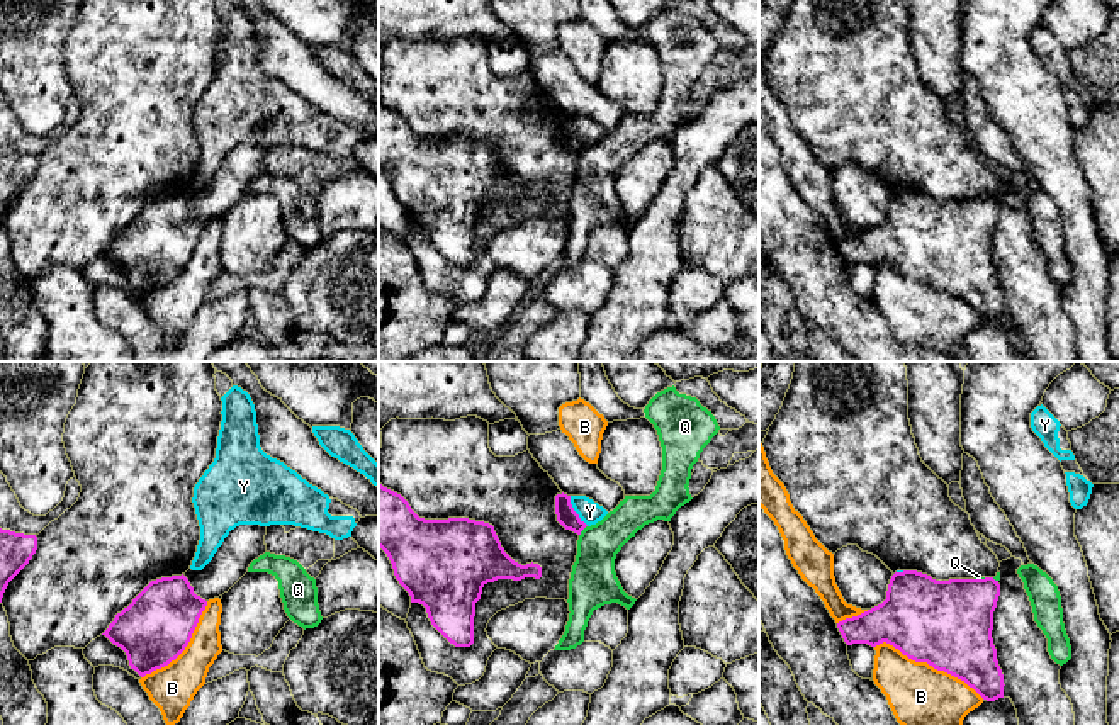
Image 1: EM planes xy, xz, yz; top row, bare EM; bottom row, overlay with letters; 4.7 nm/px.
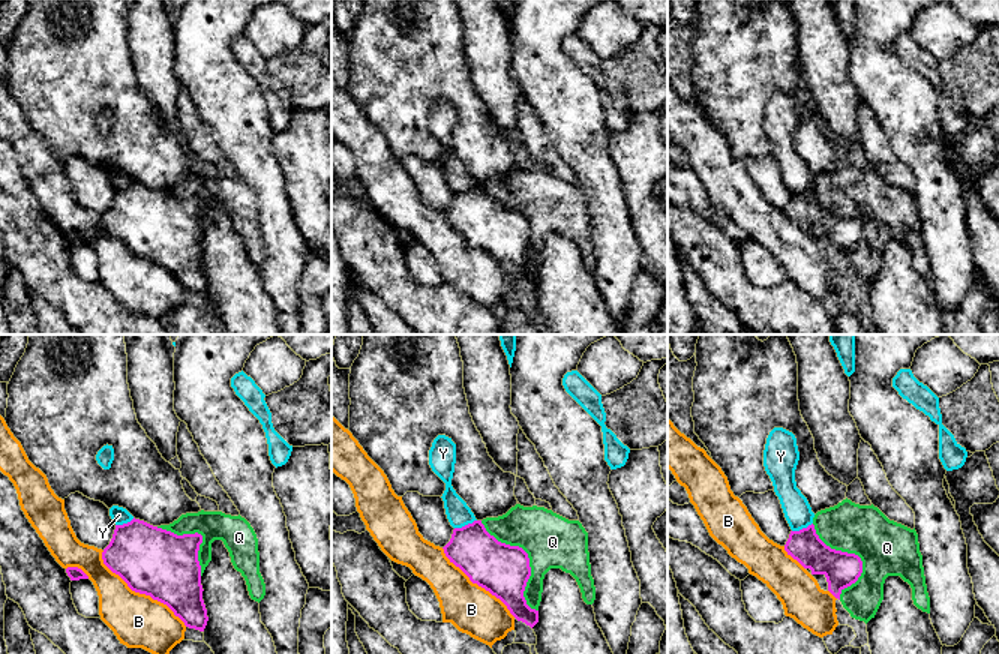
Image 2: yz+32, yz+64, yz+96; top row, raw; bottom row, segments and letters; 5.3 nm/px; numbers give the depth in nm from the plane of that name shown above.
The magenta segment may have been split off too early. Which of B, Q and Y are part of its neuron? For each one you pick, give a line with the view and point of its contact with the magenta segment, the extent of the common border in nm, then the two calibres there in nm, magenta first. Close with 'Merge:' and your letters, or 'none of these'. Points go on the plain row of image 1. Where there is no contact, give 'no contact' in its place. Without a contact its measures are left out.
Merge: none of these

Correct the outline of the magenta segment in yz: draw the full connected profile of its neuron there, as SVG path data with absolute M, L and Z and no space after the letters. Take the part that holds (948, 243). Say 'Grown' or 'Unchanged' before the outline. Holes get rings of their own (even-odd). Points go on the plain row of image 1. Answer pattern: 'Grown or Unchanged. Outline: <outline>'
Unchanged. Outline: M903 190L891 195L881 224L839 241L837 248L847 265L886 261L995 321L1004 318L1005 306L992 258L998 216L993 197L936 200Z

